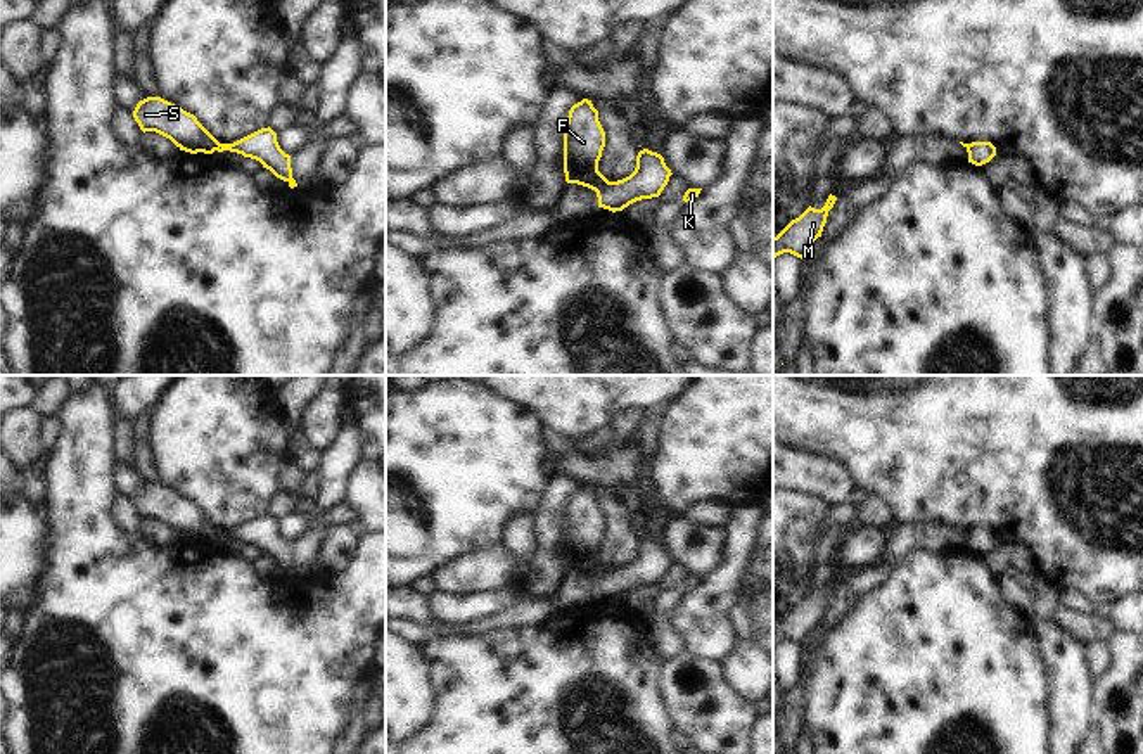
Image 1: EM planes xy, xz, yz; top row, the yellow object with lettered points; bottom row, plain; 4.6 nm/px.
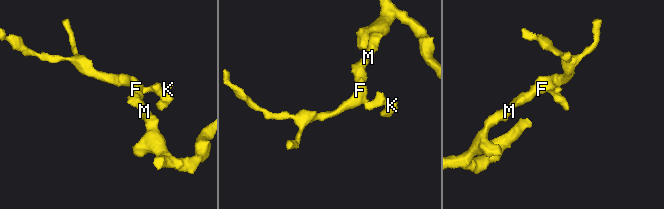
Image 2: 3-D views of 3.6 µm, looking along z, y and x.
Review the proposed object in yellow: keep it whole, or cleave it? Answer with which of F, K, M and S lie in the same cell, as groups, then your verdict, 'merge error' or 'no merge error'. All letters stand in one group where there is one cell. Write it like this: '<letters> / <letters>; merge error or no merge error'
F M S / K; merge error

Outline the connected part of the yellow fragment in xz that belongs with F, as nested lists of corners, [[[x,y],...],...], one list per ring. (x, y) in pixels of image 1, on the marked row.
[[[583,99],[569,111],[564,130],[564,173],[567,183],[597,190],[609,180],[598,171],[605,131],[591,100]]]

